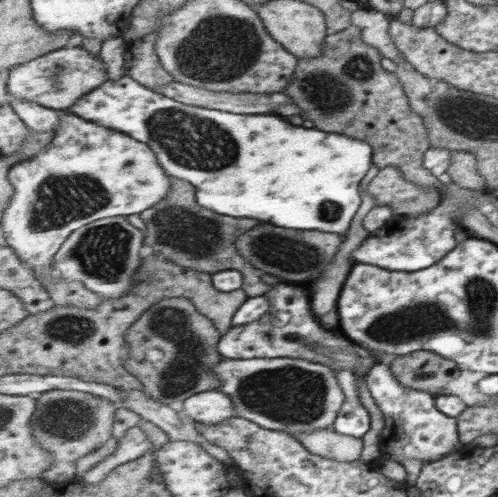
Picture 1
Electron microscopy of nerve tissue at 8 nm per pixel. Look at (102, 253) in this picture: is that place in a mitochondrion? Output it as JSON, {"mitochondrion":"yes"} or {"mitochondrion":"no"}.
{"mitochondrion":"yes"}

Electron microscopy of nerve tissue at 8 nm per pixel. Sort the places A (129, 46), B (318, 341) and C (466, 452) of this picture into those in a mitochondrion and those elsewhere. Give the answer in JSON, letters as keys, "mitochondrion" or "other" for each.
{"A":"other","B":"mitochondrion","C":"other"}

